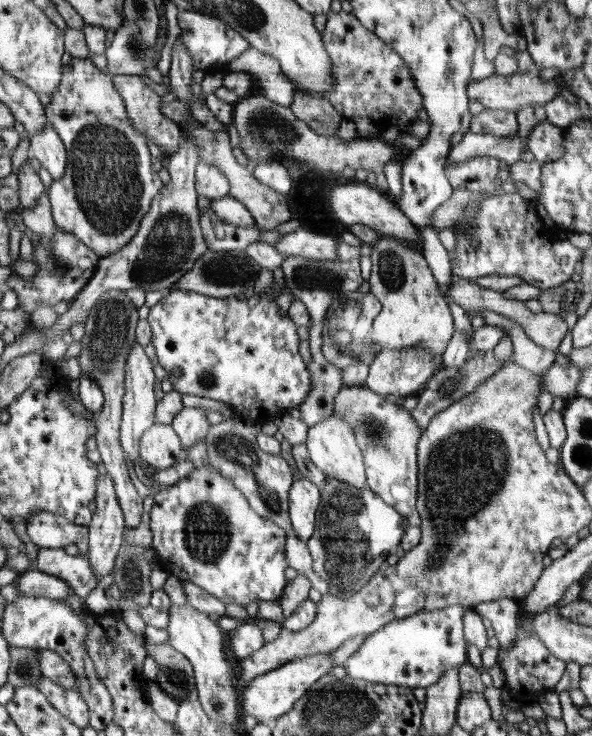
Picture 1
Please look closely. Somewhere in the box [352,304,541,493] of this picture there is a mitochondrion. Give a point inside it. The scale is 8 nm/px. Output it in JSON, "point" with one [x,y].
{"point":[375,432]}

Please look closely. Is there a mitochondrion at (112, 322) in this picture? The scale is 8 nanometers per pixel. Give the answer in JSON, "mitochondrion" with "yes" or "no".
{"mitochondrion":"yes"}

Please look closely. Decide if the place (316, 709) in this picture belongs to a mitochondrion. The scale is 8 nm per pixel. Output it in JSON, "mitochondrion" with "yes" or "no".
{"mitochondrion":"yes"}

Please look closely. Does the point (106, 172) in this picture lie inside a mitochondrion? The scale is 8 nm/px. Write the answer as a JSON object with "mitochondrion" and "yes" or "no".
{"mitochondrion":"yes"}

